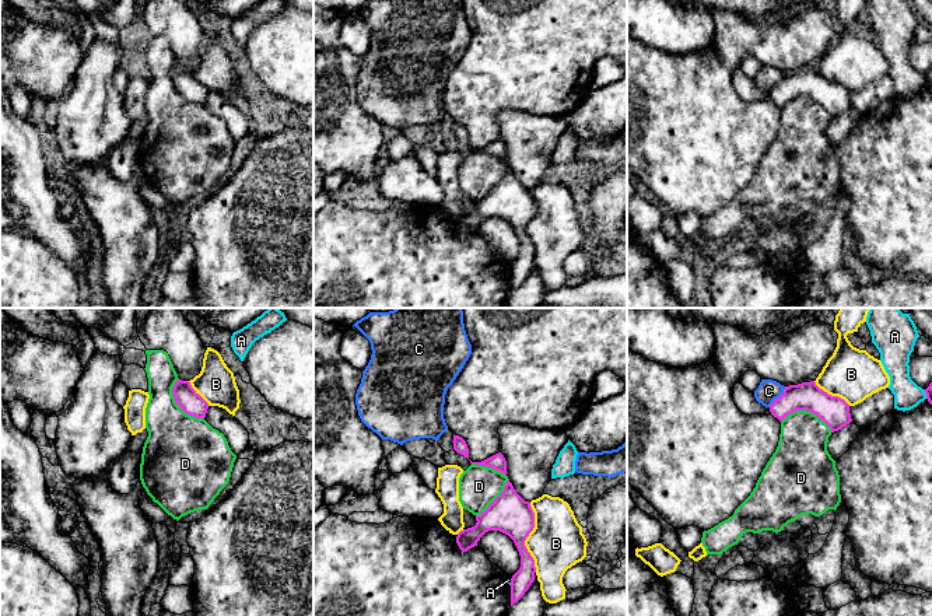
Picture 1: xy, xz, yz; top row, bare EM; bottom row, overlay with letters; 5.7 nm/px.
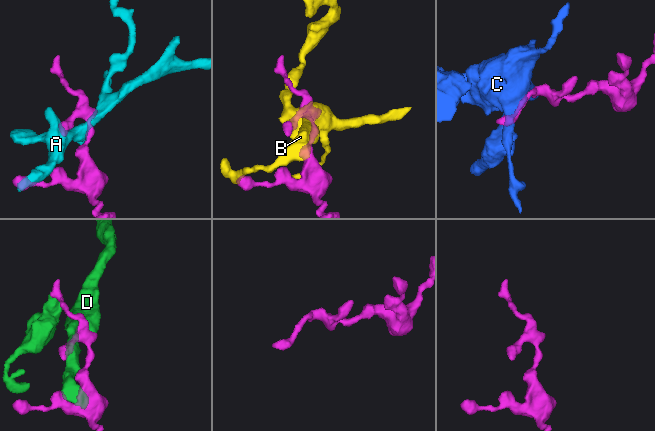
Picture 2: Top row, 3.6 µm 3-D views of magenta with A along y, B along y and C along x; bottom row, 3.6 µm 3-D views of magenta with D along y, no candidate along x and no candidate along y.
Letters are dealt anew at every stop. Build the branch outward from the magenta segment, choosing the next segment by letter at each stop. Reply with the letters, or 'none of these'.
none of these

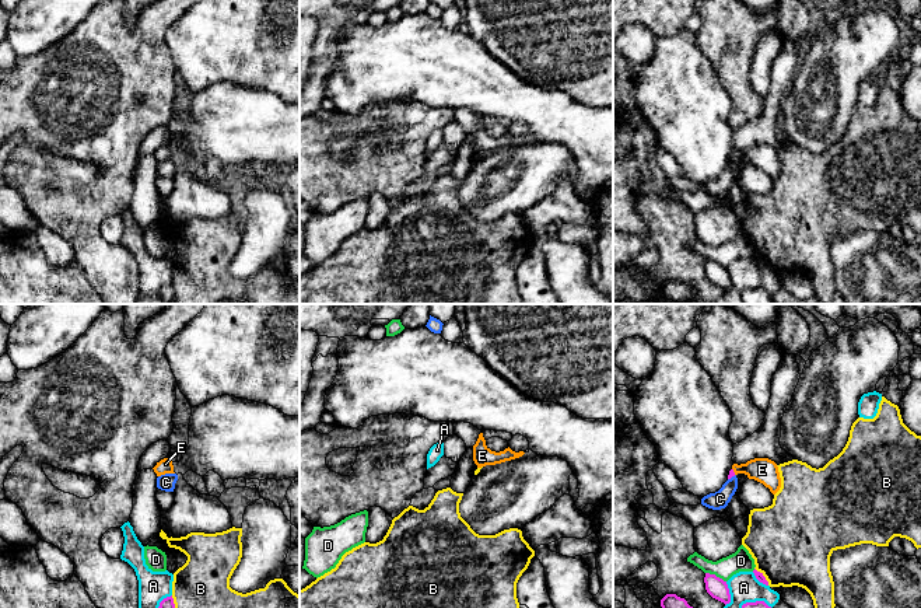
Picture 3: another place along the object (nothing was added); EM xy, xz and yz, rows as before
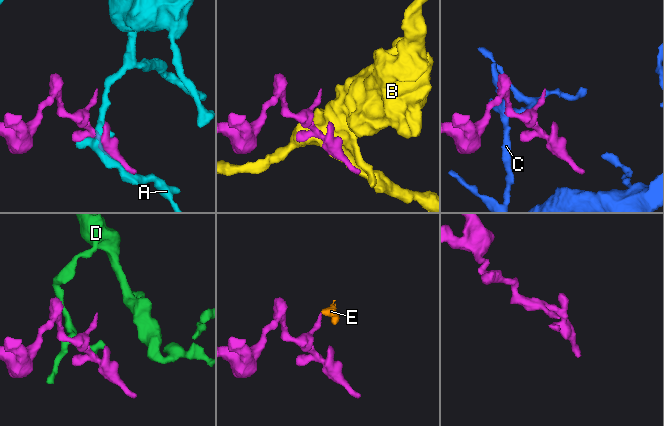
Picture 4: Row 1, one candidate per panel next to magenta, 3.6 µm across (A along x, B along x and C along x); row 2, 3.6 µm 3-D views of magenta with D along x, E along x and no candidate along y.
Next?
E

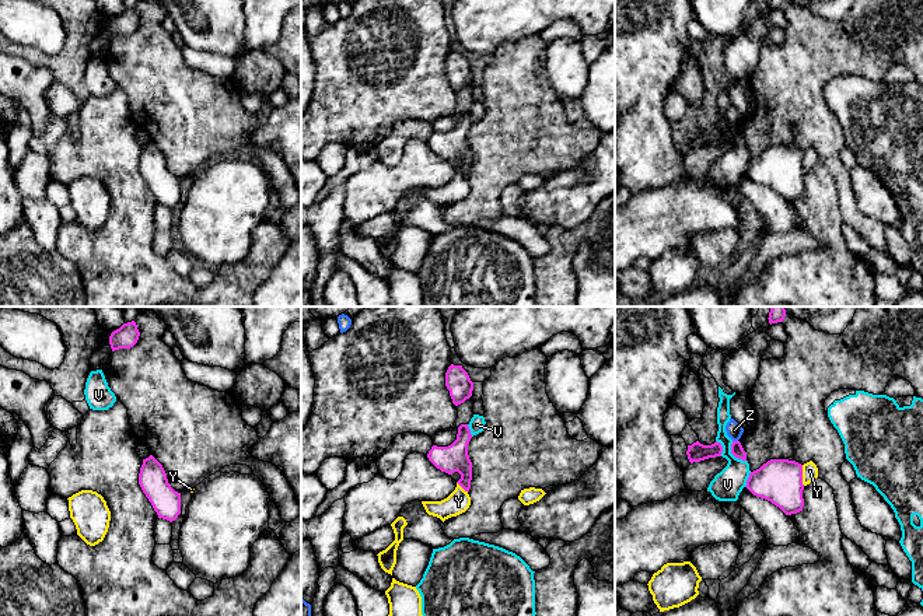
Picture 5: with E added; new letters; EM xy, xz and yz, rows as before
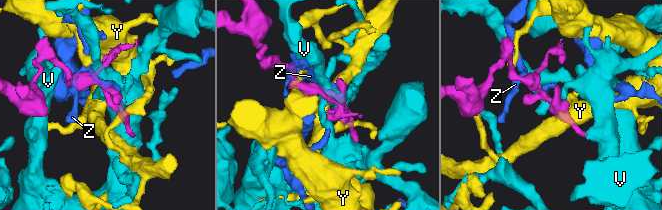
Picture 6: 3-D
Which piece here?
none of these

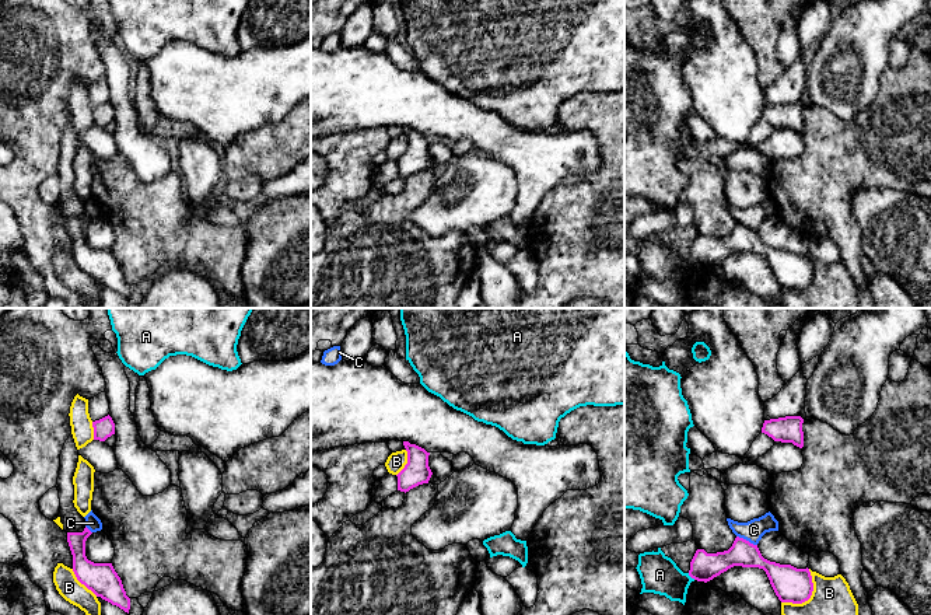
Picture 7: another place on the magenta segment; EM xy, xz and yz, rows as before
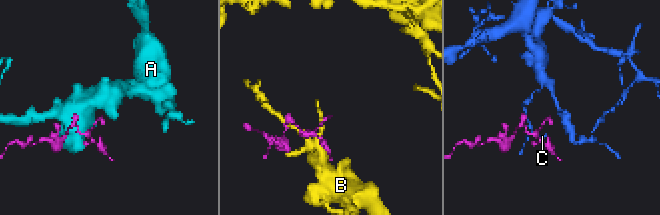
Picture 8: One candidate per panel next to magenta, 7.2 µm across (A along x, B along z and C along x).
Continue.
none of these

